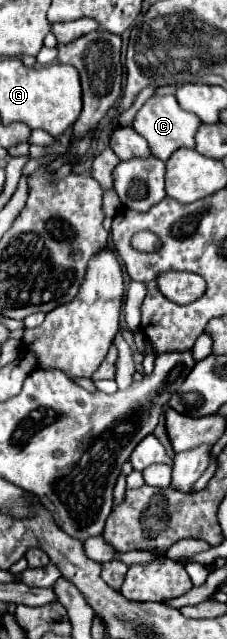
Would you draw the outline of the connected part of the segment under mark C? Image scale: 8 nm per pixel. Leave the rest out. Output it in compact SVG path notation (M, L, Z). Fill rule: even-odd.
M152 95L136 113L132 127L136 133L140 133L152 151L154 157L166 161L178 147L194 147L194 133L200 125L200 119L194 113L182 111L176 103L174 95Z

